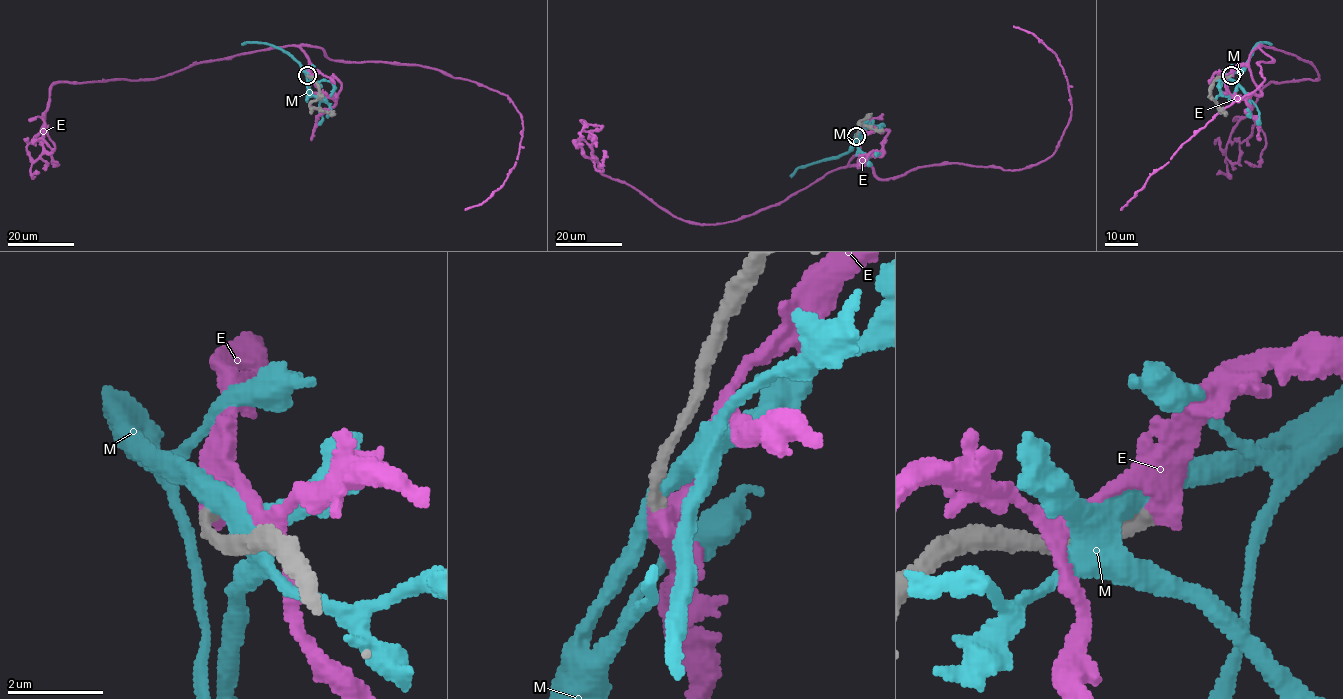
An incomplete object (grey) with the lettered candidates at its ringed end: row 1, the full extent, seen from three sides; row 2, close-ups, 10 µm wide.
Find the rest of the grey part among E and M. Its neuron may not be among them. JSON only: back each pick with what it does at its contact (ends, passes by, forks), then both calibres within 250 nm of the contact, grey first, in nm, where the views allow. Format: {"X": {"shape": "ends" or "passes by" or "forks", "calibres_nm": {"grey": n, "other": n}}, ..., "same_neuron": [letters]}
{"E": {"shape": "ends", "calibres_nm": {"grey": 280, "other": 500}}, "same_neuron": ["E"]}

